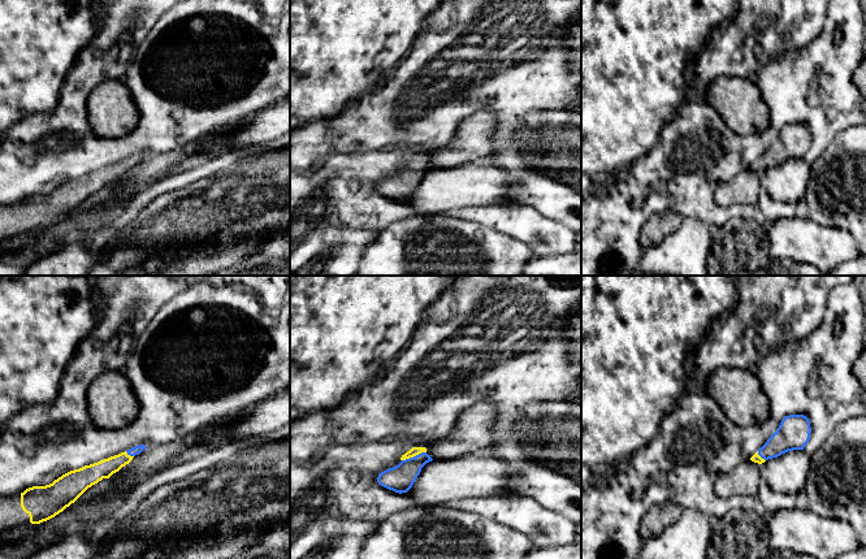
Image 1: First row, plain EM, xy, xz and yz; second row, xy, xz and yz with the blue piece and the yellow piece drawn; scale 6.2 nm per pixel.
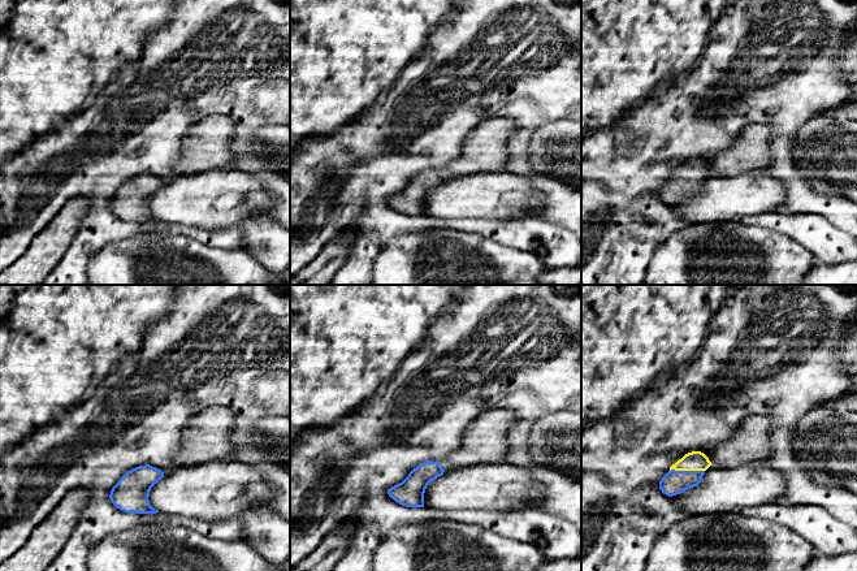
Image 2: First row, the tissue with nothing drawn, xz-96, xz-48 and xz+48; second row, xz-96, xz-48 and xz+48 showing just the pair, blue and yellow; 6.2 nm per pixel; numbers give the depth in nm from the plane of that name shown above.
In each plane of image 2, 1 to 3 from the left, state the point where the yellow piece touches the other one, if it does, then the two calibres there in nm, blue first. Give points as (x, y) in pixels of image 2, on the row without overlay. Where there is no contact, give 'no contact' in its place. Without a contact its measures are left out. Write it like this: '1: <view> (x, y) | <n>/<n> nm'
1: no contact
2: no contact
3: xz+48 (687, 180) | 150/130 nm

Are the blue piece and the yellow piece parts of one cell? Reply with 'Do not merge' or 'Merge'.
Merge

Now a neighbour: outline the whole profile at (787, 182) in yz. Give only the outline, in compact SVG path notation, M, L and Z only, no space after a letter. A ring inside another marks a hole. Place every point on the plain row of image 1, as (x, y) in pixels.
M793 159L761 173L761 187L775 202L797 204L805 198L811 174L810 164Z

